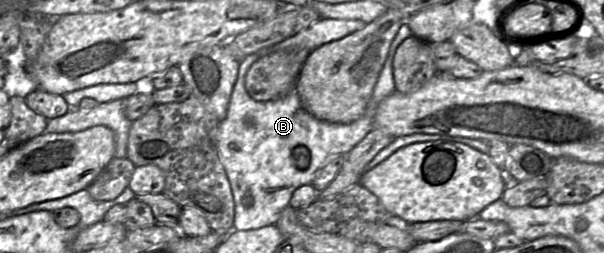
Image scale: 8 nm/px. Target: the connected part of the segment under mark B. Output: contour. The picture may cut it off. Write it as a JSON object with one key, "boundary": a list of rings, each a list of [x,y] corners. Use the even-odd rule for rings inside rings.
{"boundary":[[[320,18],[294,36],[250,54],[240,61],[227,115],[219,122],[217,129],[218,155],[230,182],[235,203],[234,230],[258,229],[274,225],[282,211],[290,205],[292,195],[297,188],[311,184],[315,173],[329,160],[337,156],[346,156],[371,132],[378,105],[396,91],[393,79],[393,60],[396,51],[405,39],[412,36],[412,32],[407,22],[400,27],[391,43],[364,115],[349,124],[316,119],[303,108],[295,89],[278,100],[266,102],[253,100],[245,89],[247,71],[260,57],[277,51],[307,50],[311,53],[323,44],[340,40],[365,28],[366,25],[360,20]],[[298,145],[307,147],[310,152],[310,164],[305,170],[297,169],[292,160],[292,150]]]}

